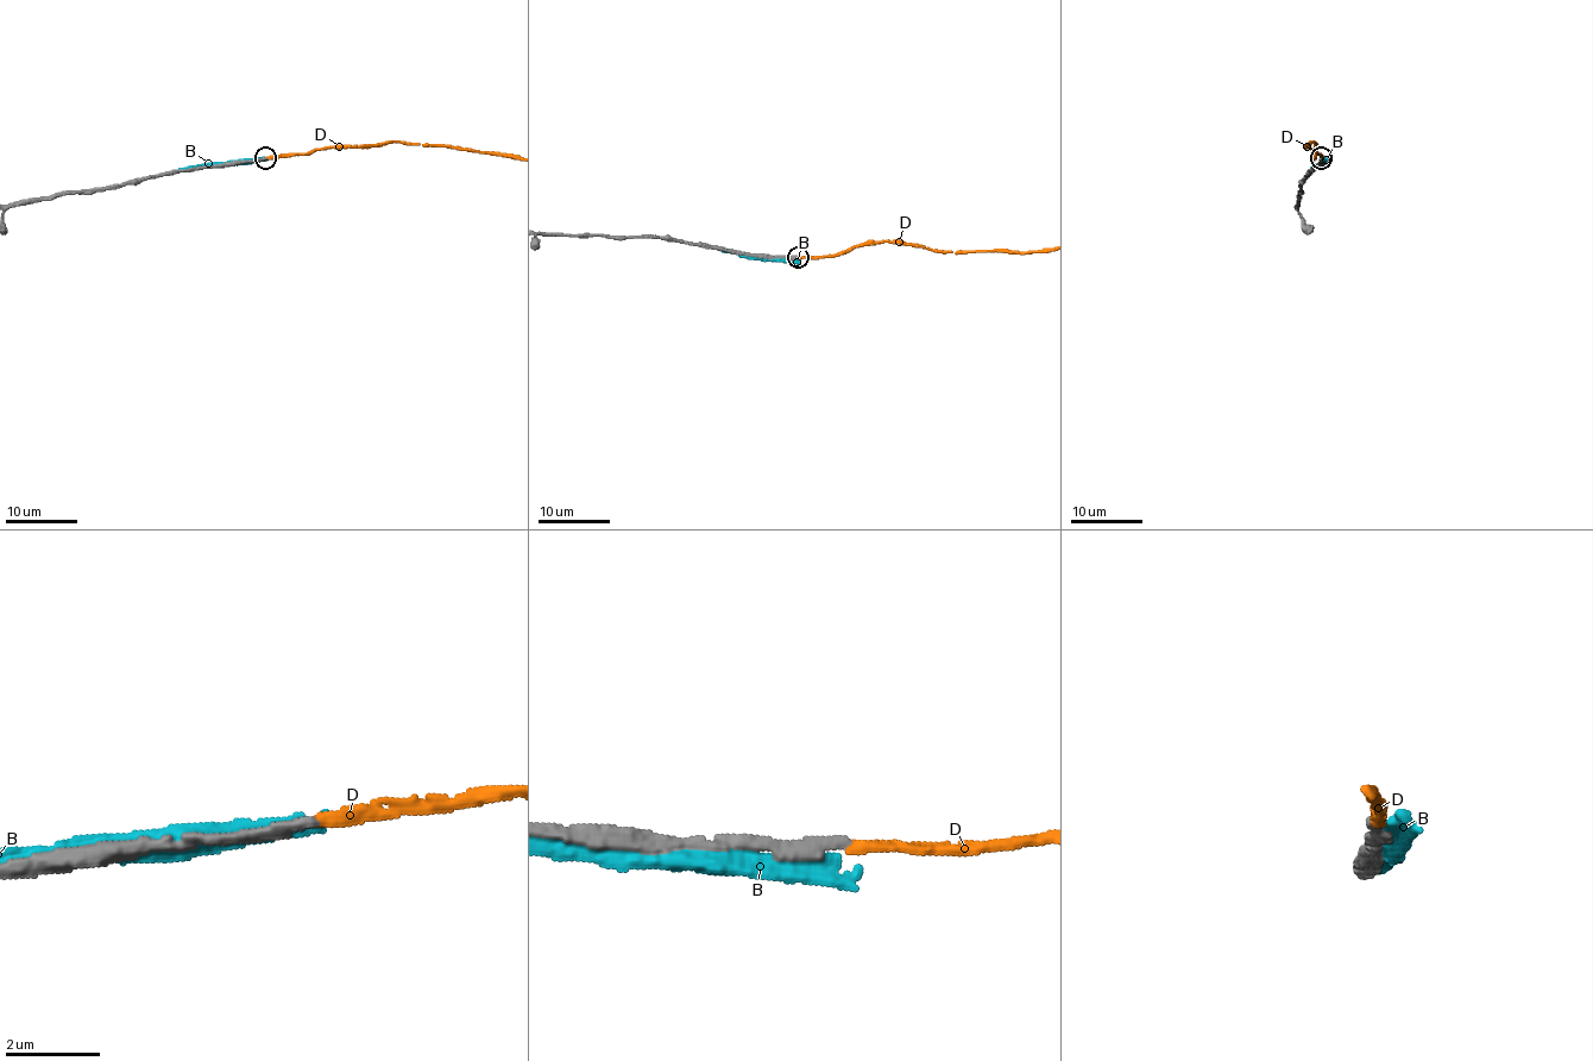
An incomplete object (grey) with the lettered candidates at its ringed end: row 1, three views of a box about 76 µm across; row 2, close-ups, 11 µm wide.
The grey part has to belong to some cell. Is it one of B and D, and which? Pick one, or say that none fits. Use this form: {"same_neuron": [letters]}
{"same_neuron": ["D"]}

